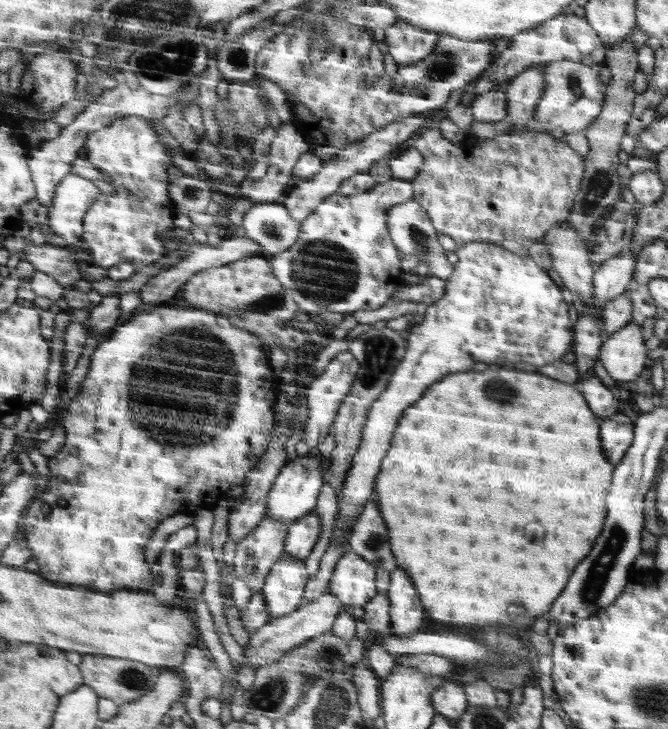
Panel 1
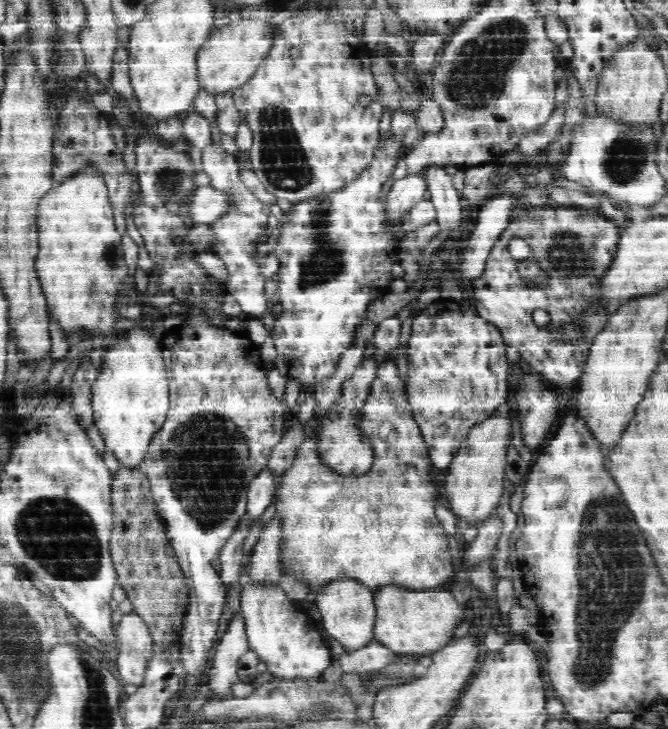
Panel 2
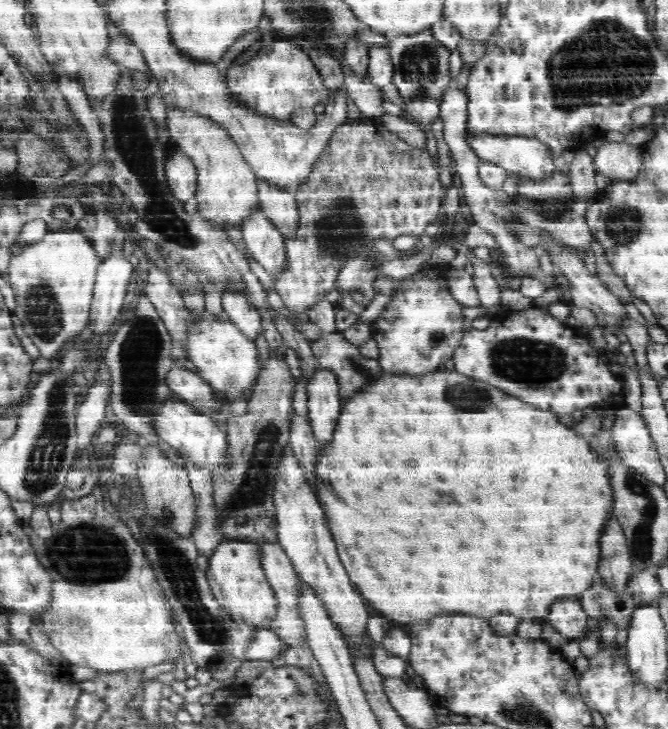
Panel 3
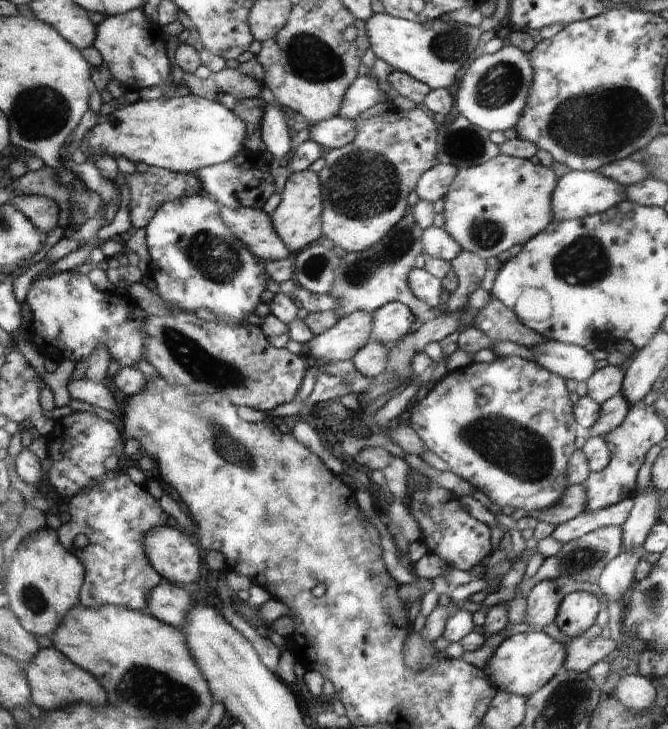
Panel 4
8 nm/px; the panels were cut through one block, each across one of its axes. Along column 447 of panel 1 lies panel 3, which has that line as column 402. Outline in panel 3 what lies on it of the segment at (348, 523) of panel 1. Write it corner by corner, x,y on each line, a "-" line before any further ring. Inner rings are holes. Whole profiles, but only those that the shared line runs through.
450,264
420,268
408,278
397,281
398,292
386,310
370,324
371,336
378,343
380,366
386,374
420,376
422,372
442,370
460,344
462,335
470,329
464,324
462,309
448,291
447,273

